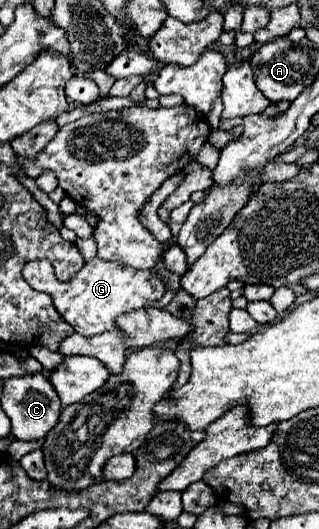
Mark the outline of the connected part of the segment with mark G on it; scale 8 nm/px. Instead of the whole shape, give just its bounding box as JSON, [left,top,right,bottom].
[23,258,165,336]

